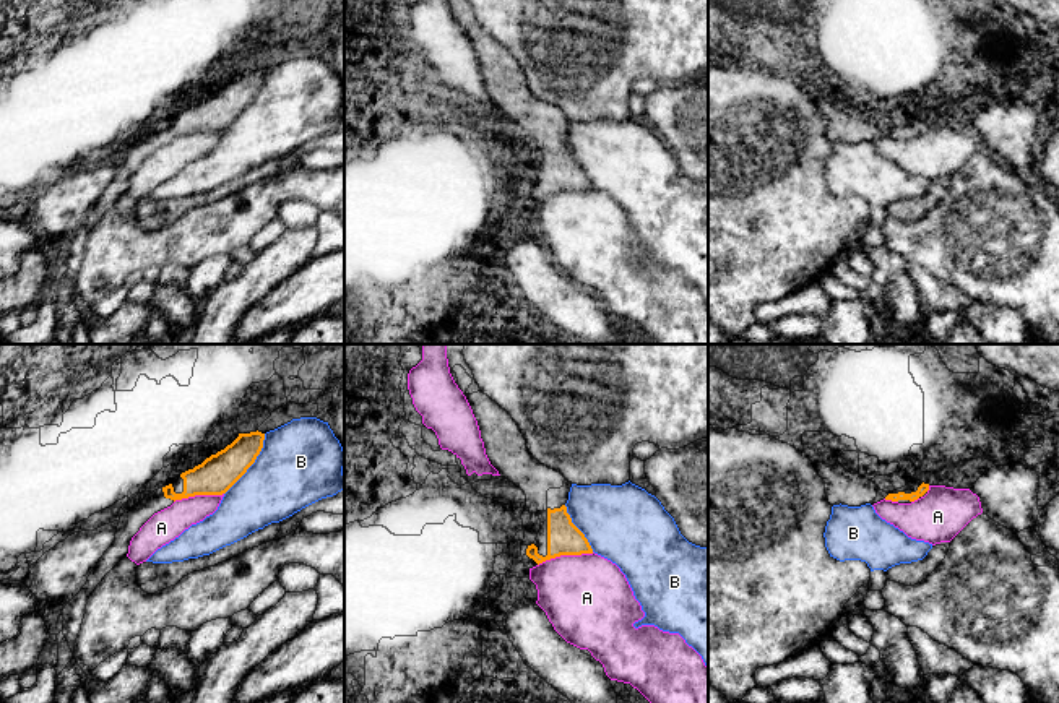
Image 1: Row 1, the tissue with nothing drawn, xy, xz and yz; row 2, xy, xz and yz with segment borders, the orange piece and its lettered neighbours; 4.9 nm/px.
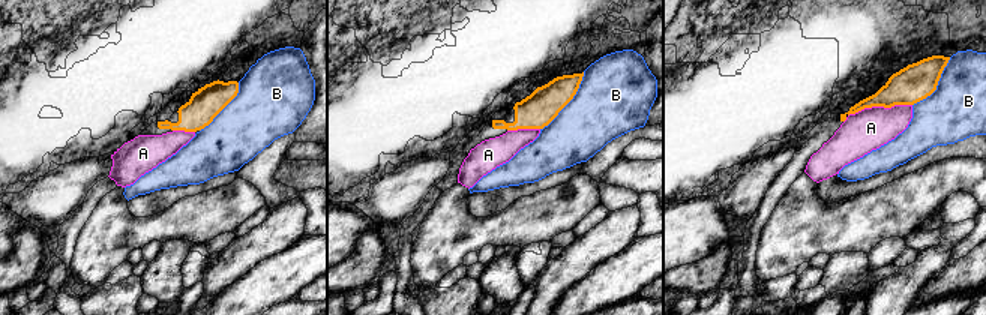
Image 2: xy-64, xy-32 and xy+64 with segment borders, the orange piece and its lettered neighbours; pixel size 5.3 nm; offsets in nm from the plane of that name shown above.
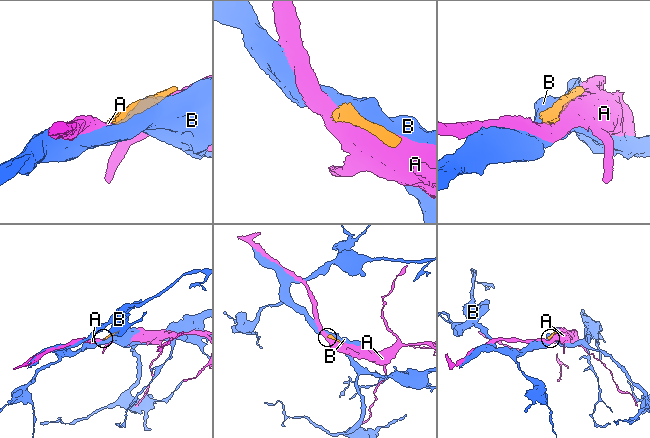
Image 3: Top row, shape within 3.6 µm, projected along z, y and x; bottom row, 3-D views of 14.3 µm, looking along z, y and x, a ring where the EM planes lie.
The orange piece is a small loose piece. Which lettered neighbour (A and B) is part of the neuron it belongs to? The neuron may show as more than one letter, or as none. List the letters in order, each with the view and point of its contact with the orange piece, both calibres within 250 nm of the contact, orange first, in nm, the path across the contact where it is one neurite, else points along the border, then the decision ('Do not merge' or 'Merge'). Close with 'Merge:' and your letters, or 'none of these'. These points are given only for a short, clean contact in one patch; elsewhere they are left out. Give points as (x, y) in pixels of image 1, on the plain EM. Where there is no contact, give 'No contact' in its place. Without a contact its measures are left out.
A: Touches orange at xz (566, 190). Thickness 170 nm (orange) against 440 nm. Do not merge
B: Touches orange at xy (252, 99). Thickness 190 nm (orange) against 400 nm. Do not merge
Merge: none of these

